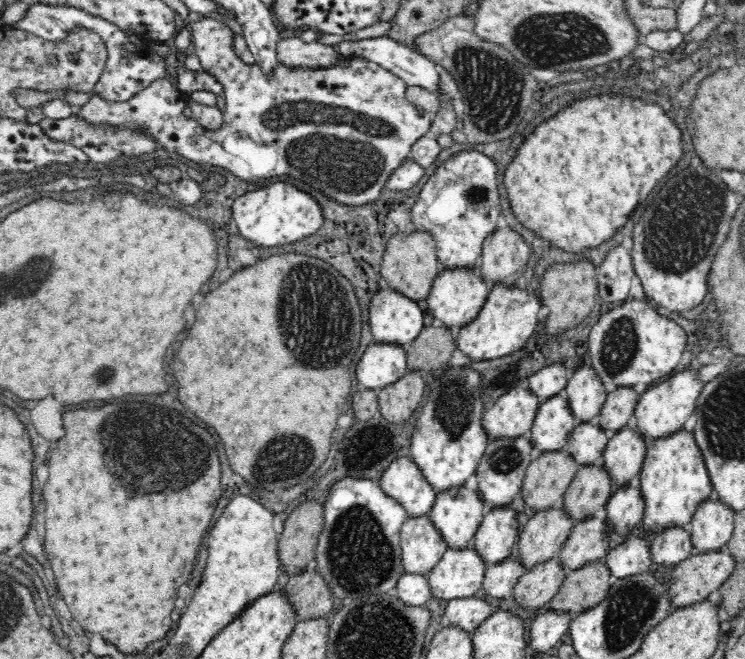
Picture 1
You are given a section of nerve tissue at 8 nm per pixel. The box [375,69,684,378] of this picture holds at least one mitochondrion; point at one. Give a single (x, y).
(476, 195)

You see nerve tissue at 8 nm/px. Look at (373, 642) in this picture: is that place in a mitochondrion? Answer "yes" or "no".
yes

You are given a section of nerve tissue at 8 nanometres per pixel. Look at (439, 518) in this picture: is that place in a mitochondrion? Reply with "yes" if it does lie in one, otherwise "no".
no

